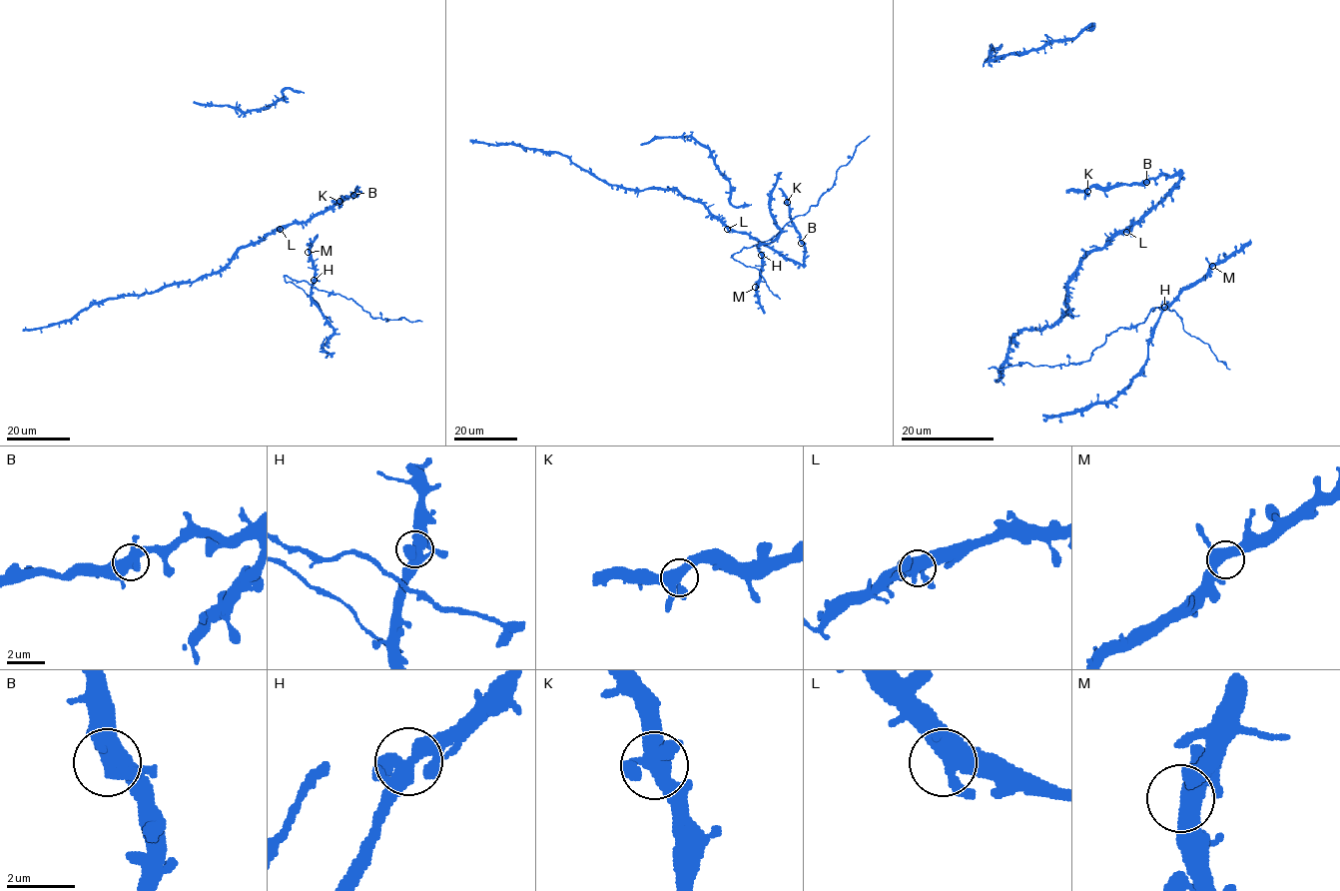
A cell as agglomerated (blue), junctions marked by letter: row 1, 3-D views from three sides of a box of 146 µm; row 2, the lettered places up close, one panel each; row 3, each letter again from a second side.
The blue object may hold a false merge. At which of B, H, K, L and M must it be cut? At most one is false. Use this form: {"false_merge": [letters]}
{"false_merge": []}

